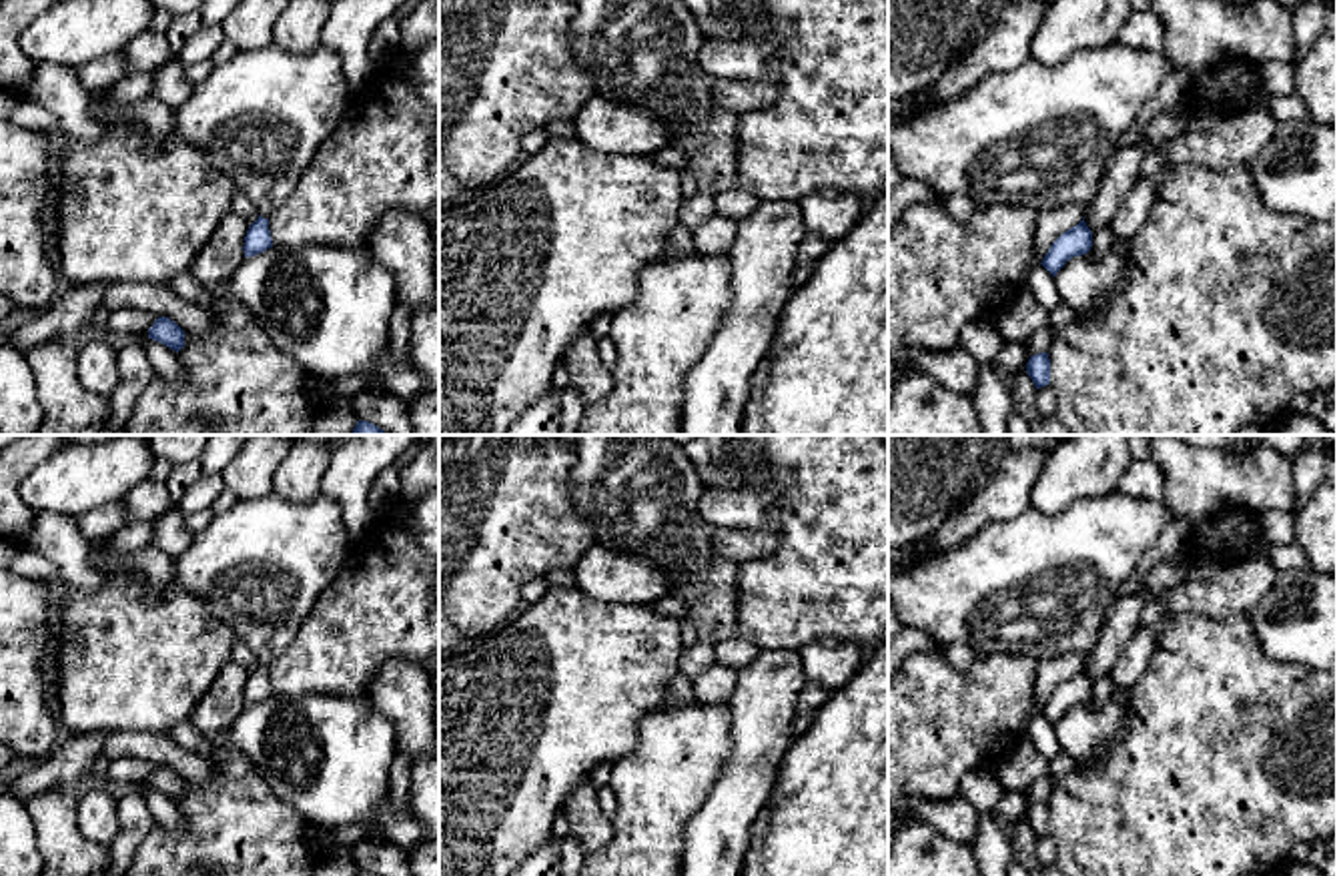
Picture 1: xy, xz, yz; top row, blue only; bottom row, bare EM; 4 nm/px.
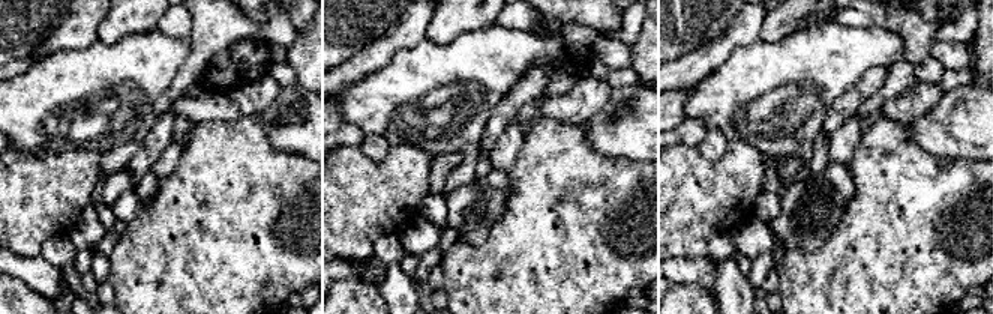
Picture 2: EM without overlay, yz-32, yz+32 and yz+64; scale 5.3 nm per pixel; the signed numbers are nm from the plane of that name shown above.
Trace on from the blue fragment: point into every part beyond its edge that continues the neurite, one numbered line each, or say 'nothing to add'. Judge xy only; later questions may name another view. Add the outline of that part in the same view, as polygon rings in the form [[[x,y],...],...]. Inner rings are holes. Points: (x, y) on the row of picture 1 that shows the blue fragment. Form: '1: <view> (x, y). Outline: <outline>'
1: xy (261, 117). Outline: [[[275,42],[237,54],[192,86],[188,100],[172,110],[174,132],[229,174],[263,218],[269,218],[297,188],[315,152],[335,132],[353,90],[341,58],[319,44],[307,54],[287,52]]]

